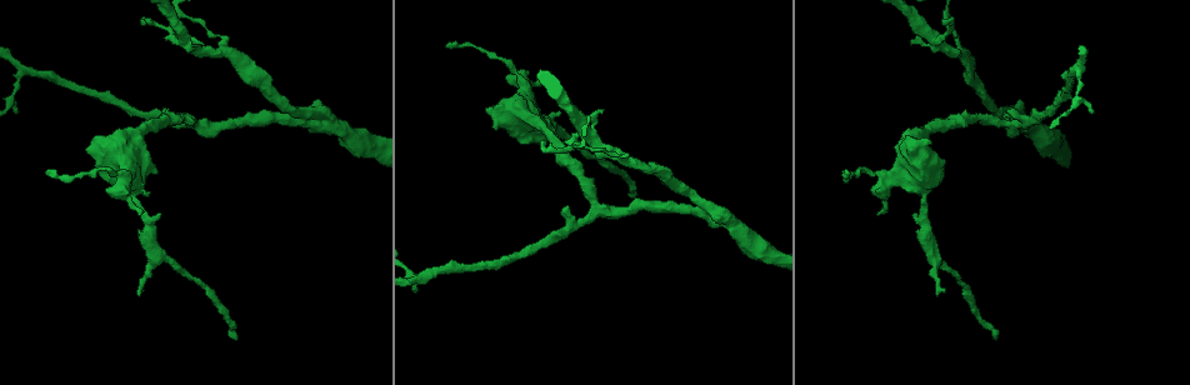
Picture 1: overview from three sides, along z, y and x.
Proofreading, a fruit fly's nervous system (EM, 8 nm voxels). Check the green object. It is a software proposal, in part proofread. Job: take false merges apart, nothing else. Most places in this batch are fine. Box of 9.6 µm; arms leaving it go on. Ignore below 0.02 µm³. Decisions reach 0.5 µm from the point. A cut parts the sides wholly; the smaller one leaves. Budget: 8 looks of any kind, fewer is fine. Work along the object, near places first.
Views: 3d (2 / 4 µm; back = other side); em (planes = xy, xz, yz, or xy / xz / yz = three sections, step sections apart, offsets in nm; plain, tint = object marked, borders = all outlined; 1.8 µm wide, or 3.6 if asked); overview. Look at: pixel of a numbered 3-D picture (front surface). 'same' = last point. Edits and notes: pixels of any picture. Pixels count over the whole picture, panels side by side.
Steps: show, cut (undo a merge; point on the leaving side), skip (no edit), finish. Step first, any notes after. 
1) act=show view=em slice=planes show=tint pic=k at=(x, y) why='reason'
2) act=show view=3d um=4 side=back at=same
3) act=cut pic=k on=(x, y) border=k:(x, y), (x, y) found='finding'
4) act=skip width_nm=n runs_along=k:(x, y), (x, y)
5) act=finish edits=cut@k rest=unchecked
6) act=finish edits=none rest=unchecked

act=show view=em slice=planes show=plain pic=1 at=(589, 137) why='abrupt turn'

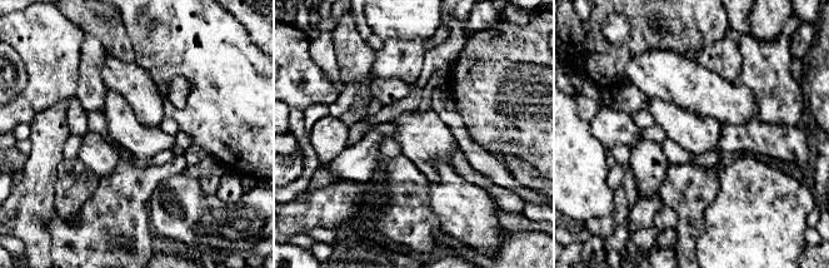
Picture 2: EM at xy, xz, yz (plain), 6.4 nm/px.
act=show view=em slice=planes show=tint at=same

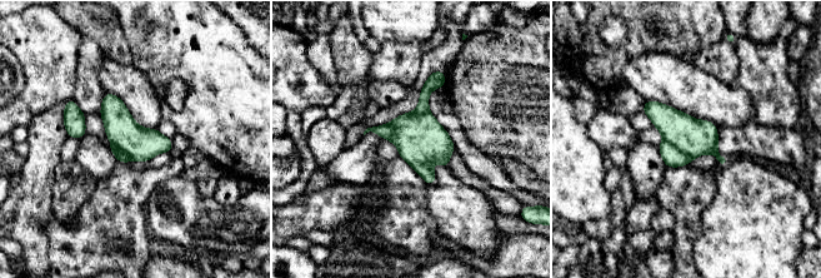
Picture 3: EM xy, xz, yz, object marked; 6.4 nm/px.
act=skip found='continuous, no second neuron'

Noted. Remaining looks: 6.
act=show view=3d um=4 pic=1 at=(926, 230) why='sudden change in width'

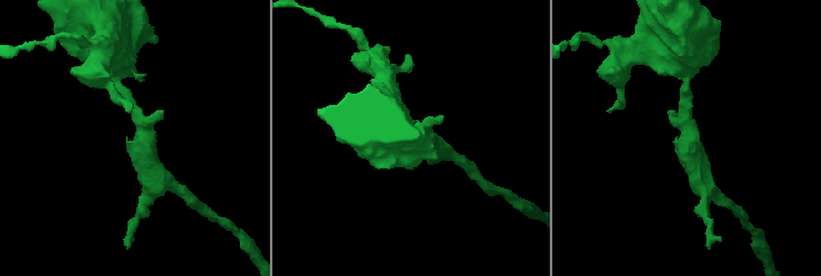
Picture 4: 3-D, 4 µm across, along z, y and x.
act=show view=em slice=xz step=16 show=tint pic=4 at=(142, 137) arm_widths_nm=170,300 why='now the EM'

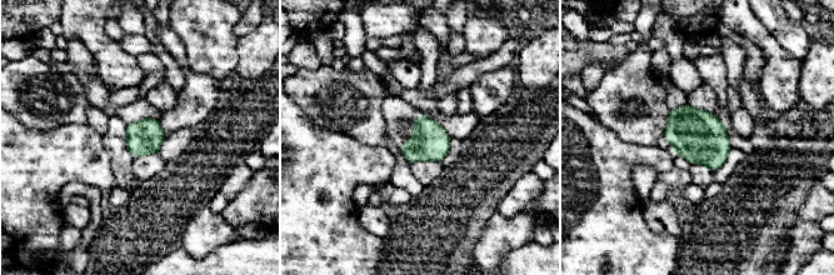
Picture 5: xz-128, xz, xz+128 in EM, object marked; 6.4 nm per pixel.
act=show view=em slice=planes show=tint at=same

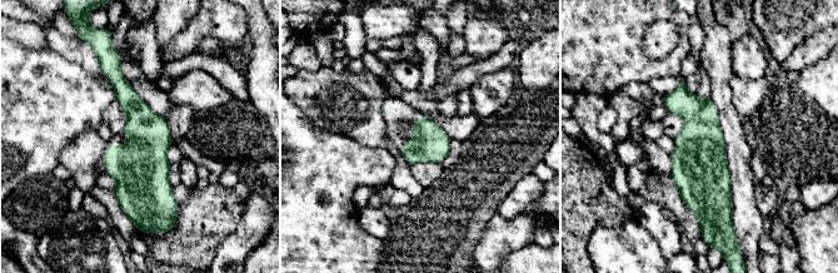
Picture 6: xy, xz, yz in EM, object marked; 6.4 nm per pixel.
act=skip runs_along=6:(114, 69), (139, 115), (134, 214) found='one neuron here'

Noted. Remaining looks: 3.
act=show view=3d um=4 pic=1 at=(287, 117) why='sharp bend'

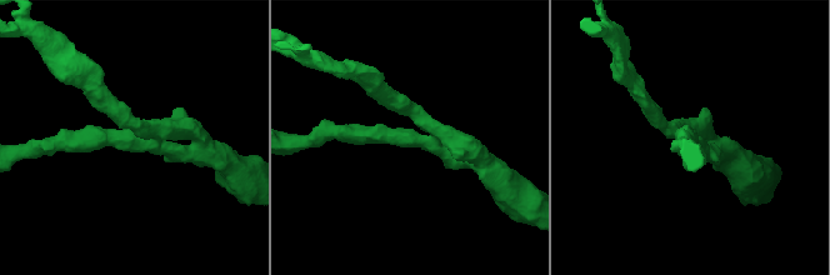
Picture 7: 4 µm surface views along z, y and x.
act=show view=em slice=xy step=4 show=tint pic=7 at=(131, 138) why='shape alone is not enough'

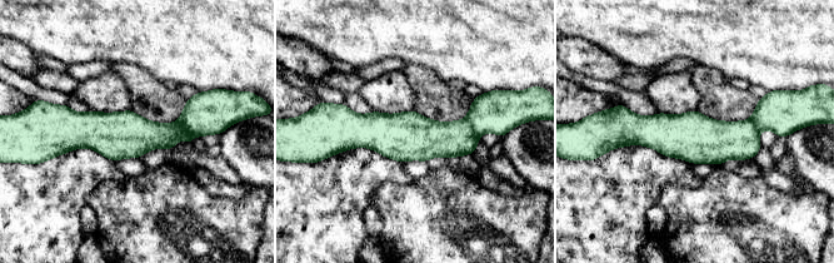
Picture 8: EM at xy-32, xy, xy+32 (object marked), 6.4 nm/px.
act=show view=em slice=planes show=borders at=same why='another direction'

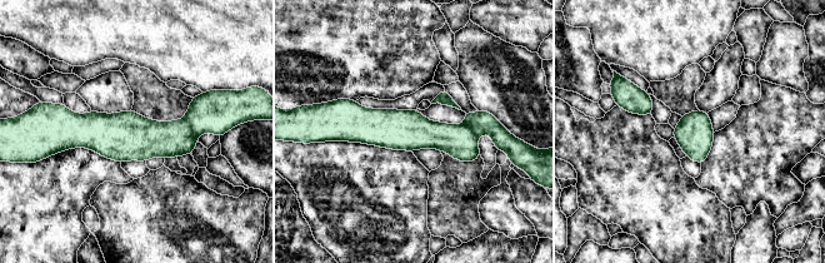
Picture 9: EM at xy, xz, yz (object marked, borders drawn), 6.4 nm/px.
act=skip runs_along=9:(339, 124), (426, 134), (489, 129) found='all the same neuron'

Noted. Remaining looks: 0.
act=finish edits=none rest=unchecked

